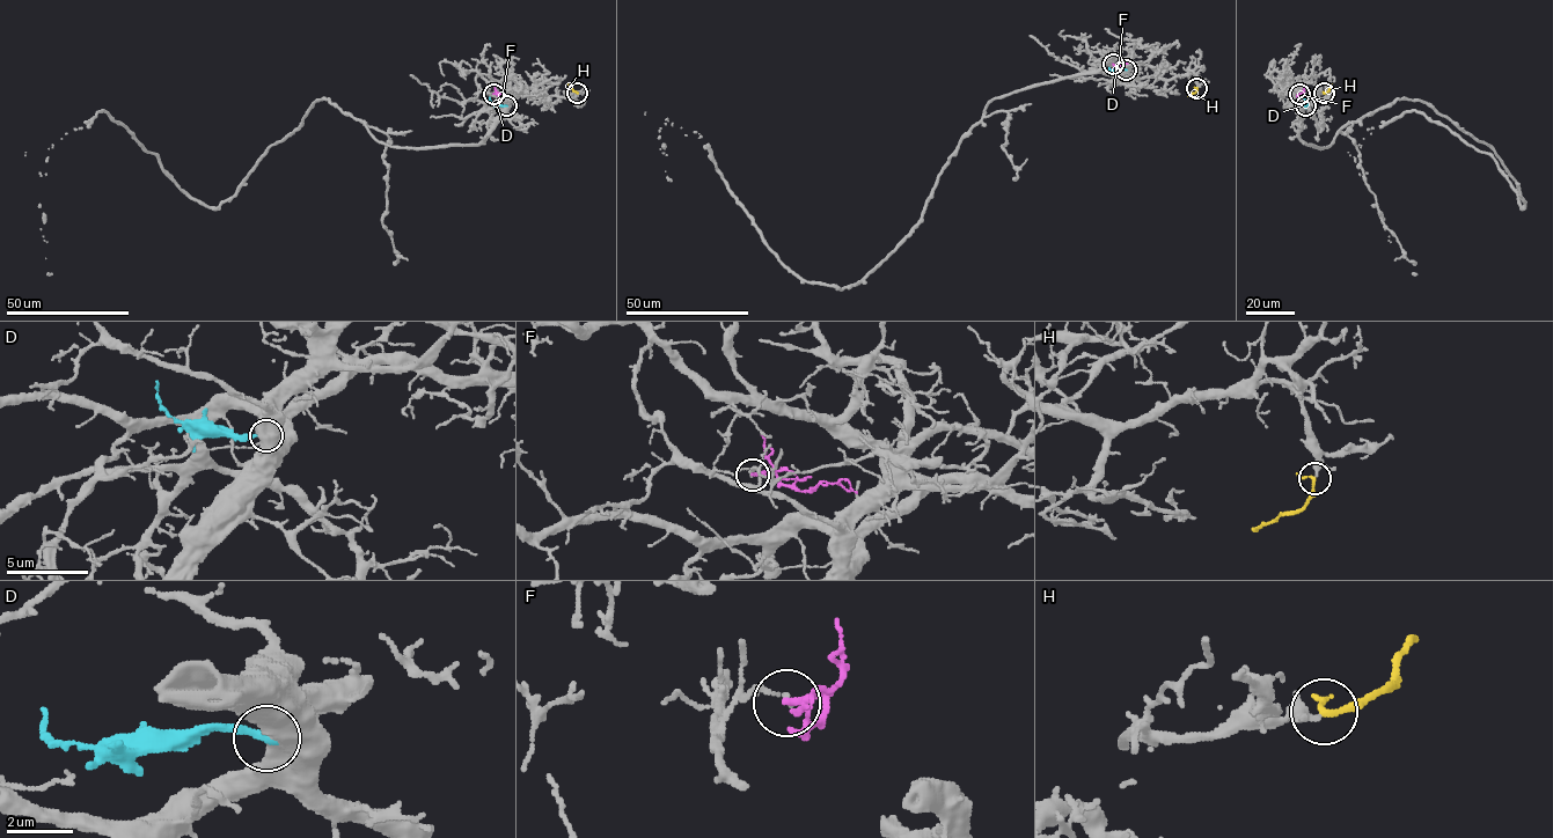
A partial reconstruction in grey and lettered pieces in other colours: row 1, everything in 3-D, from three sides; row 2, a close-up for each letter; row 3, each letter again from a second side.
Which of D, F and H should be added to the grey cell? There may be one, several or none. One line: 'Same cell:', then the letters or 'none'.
Same cell: H

